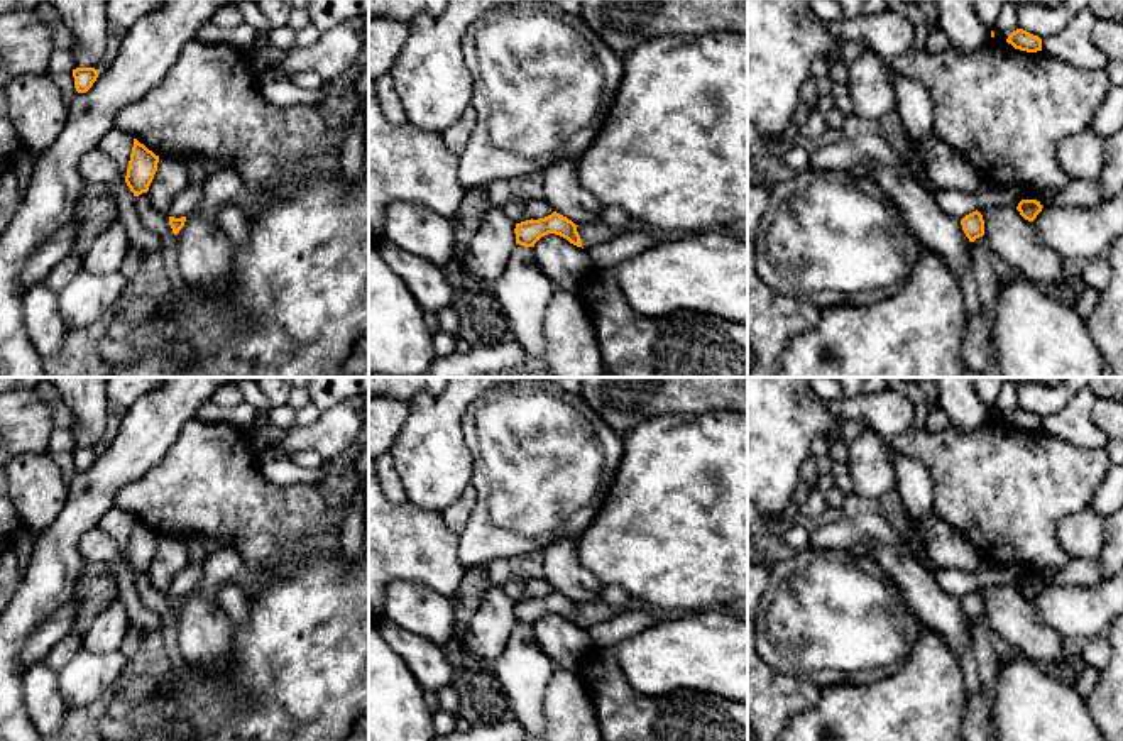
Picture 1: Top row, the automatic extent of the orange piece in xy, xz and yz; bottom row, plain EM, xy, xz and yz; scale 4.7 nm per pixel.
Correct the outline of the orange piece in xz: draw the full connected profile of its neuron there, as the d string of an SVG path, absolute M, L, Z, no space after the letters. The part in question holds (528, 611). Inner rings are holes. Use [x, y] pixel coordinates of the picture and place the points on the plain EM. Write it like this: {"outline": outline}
{"outline": "M553 590L551 594L540 597L540 599L526 599L521 602L516 602L514 612L516 612L516 623L524 626L534 626L534 623L548 614L555 612L563 618L567 618L570 623L582 626L580 614L577 611L577 606L572 599L567 596Z"}

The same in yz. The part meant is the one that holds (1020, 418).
{"outline": "M1023 408L1013 409L1008 414L1006 421L1011 423L1015 428L1027 430L1027 431L1042 430L1042 418Z"}

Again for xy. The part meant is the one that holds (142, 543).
{"outline": "M134 518L134 526L127 546L125 562L139 575L149 570L149 565L157 550L159 535L149 530L144 523Z"}

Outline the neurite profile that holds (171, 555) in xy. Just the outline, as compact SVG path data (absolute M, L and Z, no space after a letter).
M159 536L157 550L149 565L152 585L167 594L167 589L178 572L189 563L189 553L184 536Z

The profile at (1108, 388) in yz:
M1089 377L1087 387L1096 398L1121 401L1123 377Z

